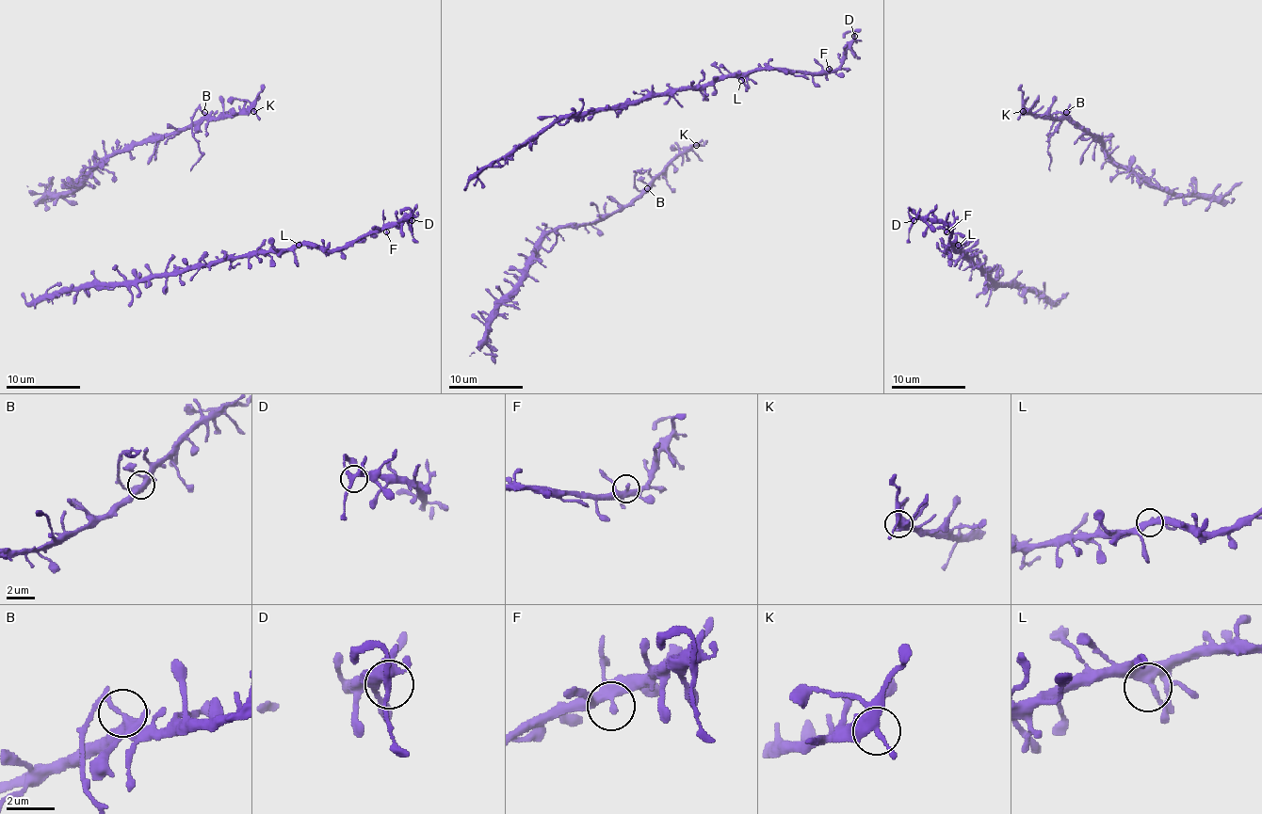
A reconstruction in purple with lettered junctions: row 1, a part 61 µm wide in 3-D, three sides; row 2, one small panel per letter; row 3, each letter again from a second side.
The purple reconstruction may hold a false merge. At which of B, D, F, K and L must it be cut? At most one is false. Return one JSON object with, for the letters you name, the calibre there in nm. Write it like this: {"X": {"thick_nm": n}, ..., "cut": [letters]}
{"B": {"thick_nm": 320}, "cut": ["B"]}

